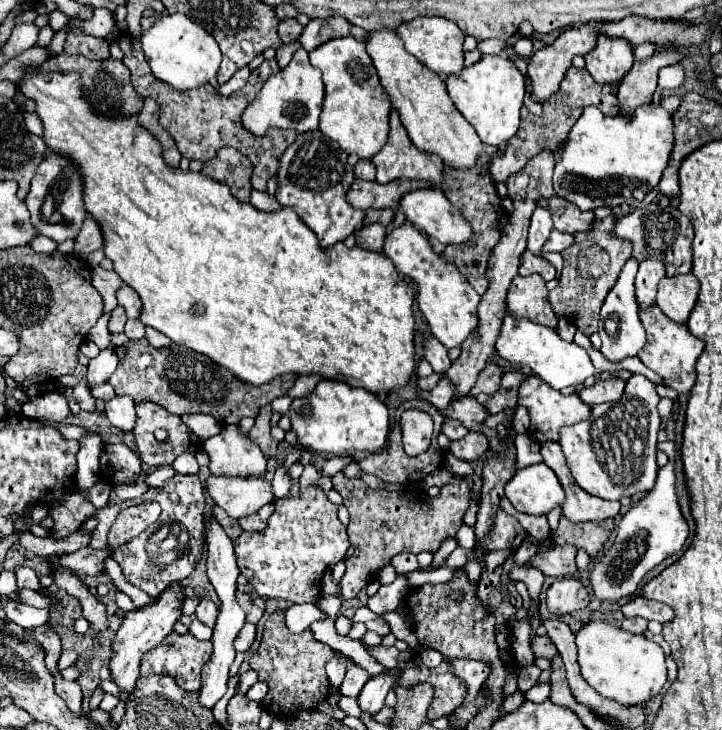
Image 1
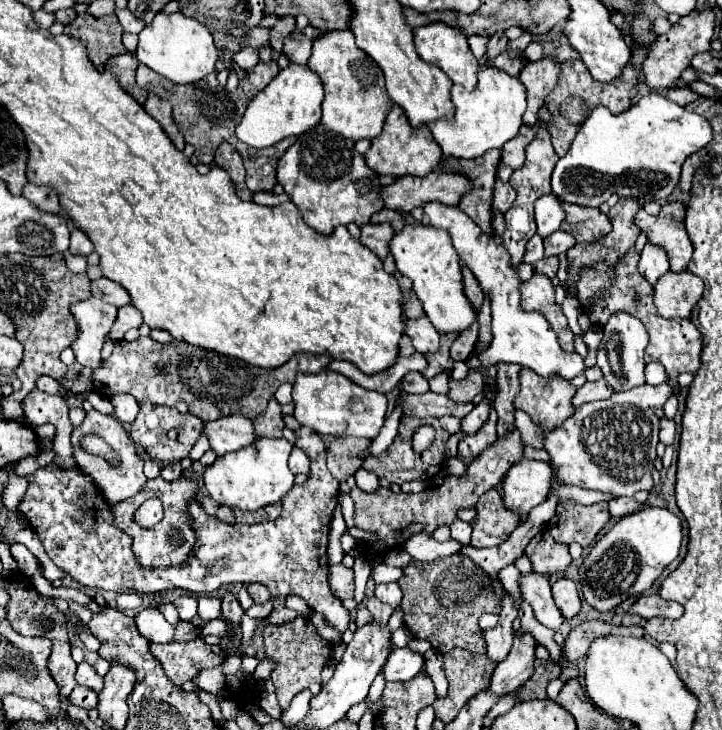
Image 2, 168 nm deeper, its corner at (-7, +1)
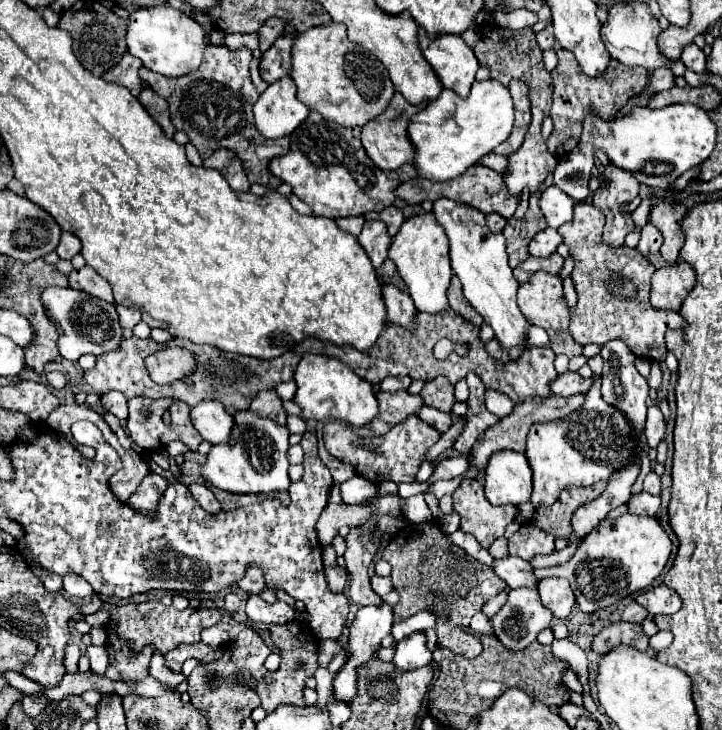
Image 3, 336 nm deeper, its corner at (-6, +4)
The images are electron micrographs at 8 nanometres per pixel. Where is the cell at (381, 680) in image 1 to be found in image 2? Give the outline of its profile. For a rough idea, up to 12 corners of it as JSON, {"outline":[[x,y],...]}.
{"outline":[[409,648],[389,654],[385,682],[407,682],[419,674],[425,660]]}

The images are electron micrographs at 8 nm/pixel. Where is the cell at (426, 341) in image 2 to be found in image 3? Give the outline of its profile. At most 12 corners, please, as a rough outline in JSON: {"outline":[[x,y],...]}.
{"outline":[[382,283],[388,321],[414,325],[416,307],[394,283]]}

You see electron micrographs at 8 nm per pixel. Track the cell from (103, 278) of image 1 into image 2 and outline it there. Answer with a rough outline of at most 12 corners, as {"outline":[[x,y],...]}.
{"outline":[[97,298],[71,306],[83,352],[77,362],[101,366],[101,346],[117,308]]}

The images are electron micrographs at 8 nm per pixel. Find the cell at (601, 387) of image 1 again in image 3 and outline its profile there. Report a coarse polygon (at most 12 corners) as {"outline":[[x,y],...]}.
{"outline":[[566,371],[552,381],[556,395],[588,393],[592,379]]}

